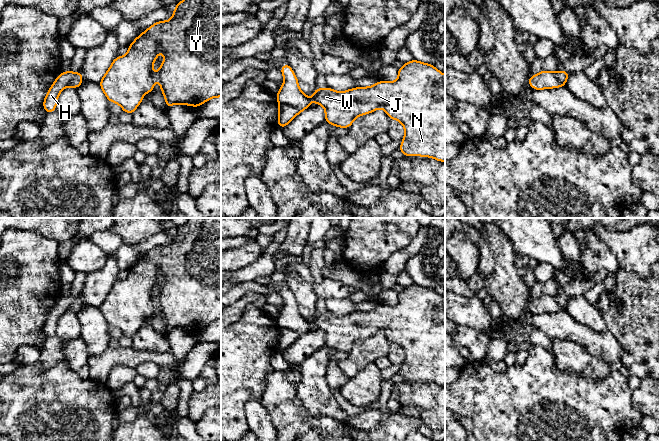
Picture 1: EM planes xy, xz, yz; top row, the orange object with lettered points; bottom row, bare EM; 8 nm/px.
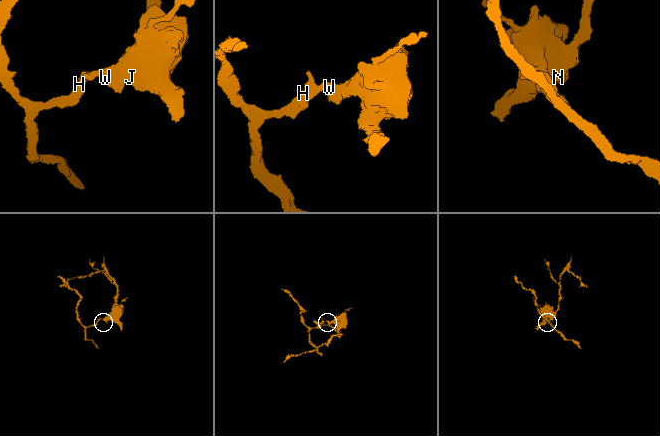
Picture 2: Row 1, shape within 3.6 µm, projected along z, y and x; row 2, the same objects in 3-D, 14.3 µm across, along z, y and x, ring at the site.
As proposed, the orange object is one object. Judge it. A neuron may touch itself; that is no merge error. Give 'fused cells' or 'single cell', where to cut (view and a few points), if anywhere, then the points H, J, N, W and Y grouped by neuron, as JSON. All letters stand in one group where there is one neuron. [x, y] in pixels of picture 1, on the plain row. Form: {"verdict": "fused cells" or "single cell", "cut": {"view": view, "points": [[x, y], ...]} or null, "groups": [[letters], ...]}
{"verdict": "fused cells", "cut": {"view": "xz", "points": [[280, 327], [292, 329], [300, 335]]}, "groups": [["H"], ["J", "N", "W", "Y"]]}

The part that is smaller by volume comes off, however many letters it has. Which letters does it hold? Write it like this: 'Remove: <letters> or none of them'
Remove: H

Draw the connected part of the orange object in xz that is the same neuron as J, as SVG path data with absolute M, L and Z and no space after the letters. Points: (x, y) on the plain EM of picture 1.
M411 284L398 293L395 306L379 305L371 311L357 311L337 316L329 311L316 311L313 321L308 322L299 312L298 303L289 288L280 292L284 308L276 319L279 328L287 328L300 336L307 333L311 325L325 331L325 346L349 353L358 340L383 332L390 343L401 346L405 360L399 374L404 380L425 380L445 386L445 299L431 288Z

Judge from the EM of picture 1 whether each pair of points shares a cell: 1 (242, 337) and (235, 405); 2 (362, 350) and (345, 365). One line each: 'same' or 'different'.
1: same
2: same

